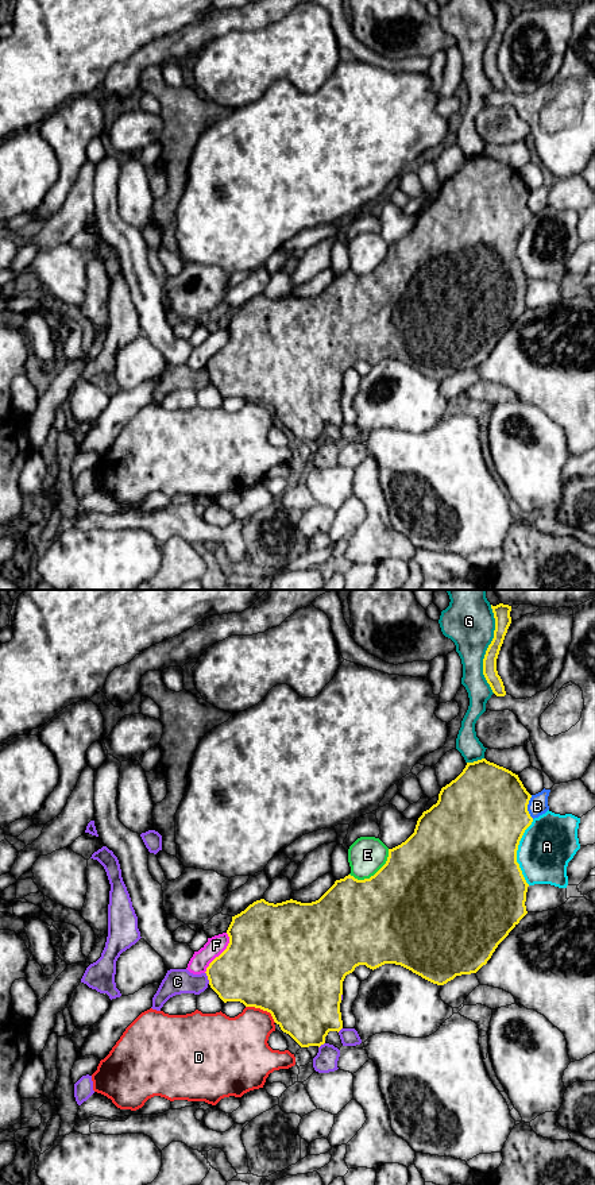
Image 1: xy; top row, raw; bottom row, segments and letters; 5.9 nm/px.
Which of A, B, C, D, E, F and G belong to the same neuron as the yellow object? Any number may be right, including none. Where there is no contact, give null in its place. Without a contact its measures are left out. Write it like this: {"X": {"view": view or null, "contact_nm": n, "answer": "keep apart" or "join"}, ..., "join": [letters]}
{"A": {"view": "xy", "contact_nm": 400, "answer": "keep apart"}, "B": {"view": "xy", "contact_nm": 140, "answer": "keep apart"}, "C": {"view": "xy", "contact_nm": 80, "answer": "keep apart"}, "D": {"view": "xy", "contact_nm": 200, "answer": "keep apart"}, "E": {"view": "xy", "contact_nm": 280, "answer": "keep apart"}, "F": {"view": "xy", "contact_nm": 280, "answer": "keep apart"}, "G": {"view": "xy", "contact_nm": 550, "answer": "keep apart"}, "join": []}

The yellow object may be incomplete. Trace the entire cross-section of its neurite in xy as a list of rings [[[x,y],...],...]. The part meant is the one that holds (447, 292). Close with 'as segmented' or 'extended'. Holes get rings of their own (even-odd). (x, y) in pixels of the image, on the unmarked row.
[[[486,154],[467,158],[463,167],[441,184],[437,198],[422,208],[414,228],[389,244],[386,259],[370,274],[358,275],[348,270],[336,275],[316,297],[290,294],[274,300],[260,294],[232,312],[227,325],[229,339],[205,367],[210,383],[224,398],[240,397],[270,408],[301,443],[320,443],[329,426],[343,424],[343,377],[359,360],[372,366],[385,359],[401,360],[437,381],[476,368],[528,309],[529,279],[517,258],[517,246],[533,217],[528,206],[530,193],[511,166]]] | as segmented

